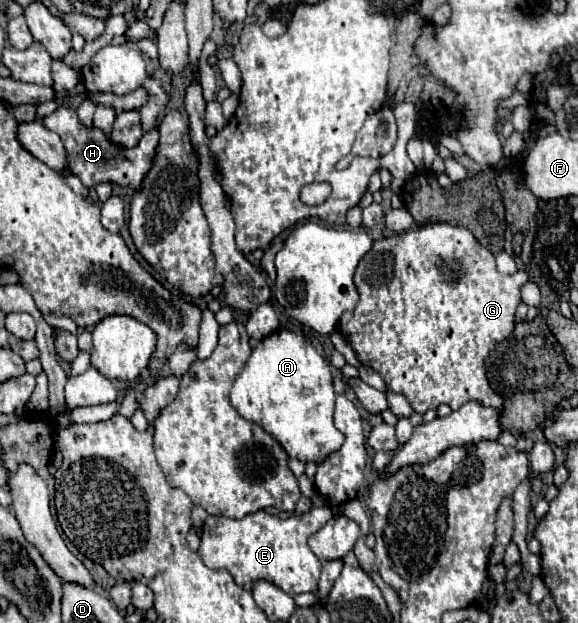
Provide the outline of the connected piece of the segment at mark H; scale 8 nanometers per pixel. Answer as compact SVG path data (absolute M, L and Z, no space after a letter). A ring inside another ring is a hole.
M56 109L52 115L42 119L42 125L60 135L60 139L64 141L64 147L68 151L70 171L74 175L78 175L80 181L88 189L96 187L98 183L118 183L122 187L132 187L138 191L142 187L142 179L150 171L152 161L156 157L158 129L144 133L140 143L134 149L124 149L124 147L116 147L100 129L84 127L72 109Z

